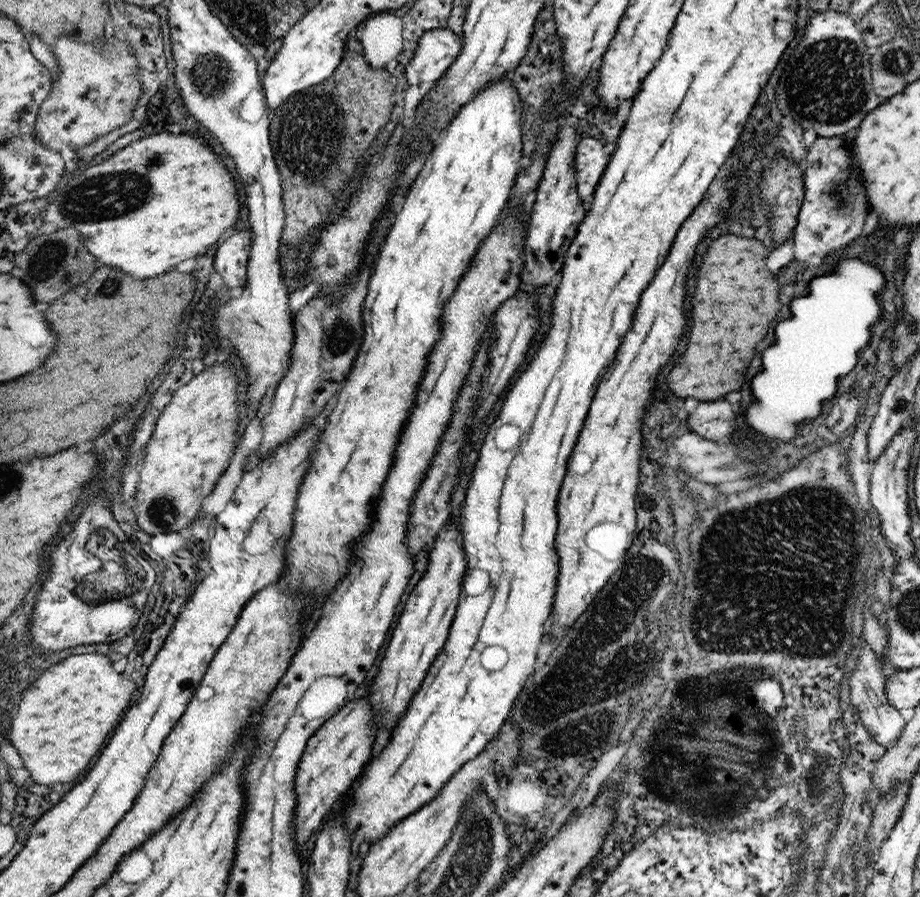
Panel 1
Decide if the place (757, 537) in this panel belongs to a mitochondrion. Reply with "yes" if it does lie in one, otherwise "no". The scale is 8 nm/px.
yes

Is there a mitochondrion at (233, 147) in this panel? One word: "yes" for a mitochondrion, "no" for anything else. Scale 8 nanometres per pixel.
no

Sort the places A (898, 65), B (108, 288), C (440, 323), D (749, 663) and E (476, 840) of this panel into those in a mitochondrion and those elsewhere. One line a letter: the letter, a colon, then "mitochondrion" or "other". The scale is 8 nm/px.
A: mitochondrion
B: mitochondrion
C: other
D: mitochondrion
E: mitochondrion

